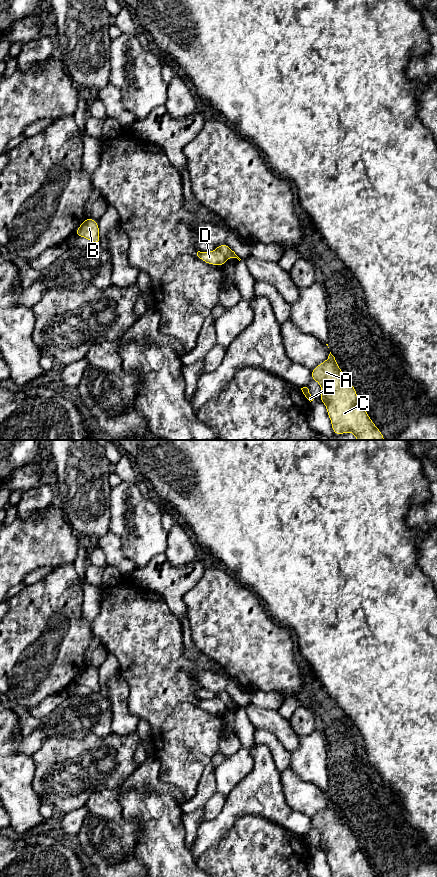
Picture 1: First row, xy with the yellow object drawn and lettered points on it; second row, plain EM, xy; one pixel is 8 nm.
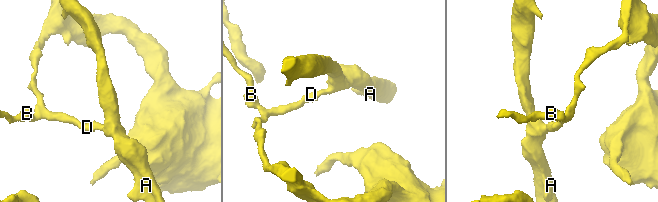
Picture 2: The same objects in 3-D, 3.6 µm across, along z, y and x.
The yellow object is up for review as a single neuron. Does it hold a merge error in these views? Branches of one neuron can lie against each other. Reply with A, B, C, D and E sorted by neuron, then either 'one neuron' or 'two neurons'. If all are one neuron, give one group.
A C E / B D | two neurons

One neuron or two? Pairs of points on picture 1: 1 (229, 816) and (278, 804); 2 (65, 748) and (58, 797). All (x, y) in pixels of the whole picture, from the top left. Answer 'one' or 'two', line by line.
1: one
2: one

